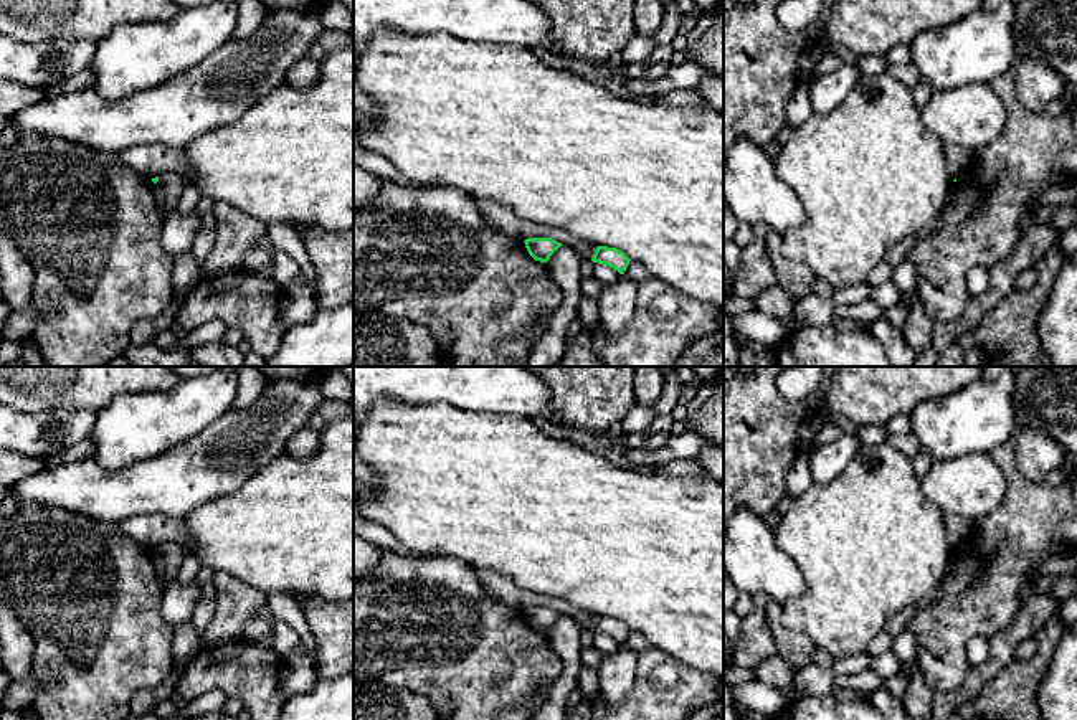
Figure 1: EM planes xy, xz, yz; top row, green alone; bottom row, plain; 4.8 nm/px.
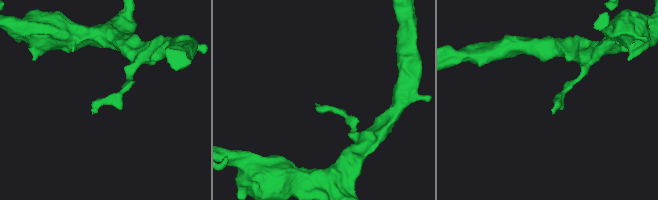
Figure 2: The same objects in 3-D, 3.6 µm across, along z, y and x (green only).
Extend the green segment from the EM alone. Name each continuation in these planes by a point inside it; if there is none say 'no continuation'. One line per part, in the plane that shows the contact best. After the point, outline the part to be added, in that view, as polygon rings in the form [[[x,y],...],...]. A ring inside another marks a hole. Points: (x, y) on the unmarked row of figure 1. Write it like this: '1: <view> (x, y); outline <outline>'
1: xy (169, 558); outline [[[178,543],[159,545],[159,552],[154,553],[157,578],[165,588],[177,580],[178,570],[183,563],[183,550]]]

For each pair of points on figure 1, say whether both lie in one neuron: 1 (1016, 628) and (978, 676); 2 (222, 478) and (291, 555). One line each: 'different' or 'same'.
1: same
2: different

